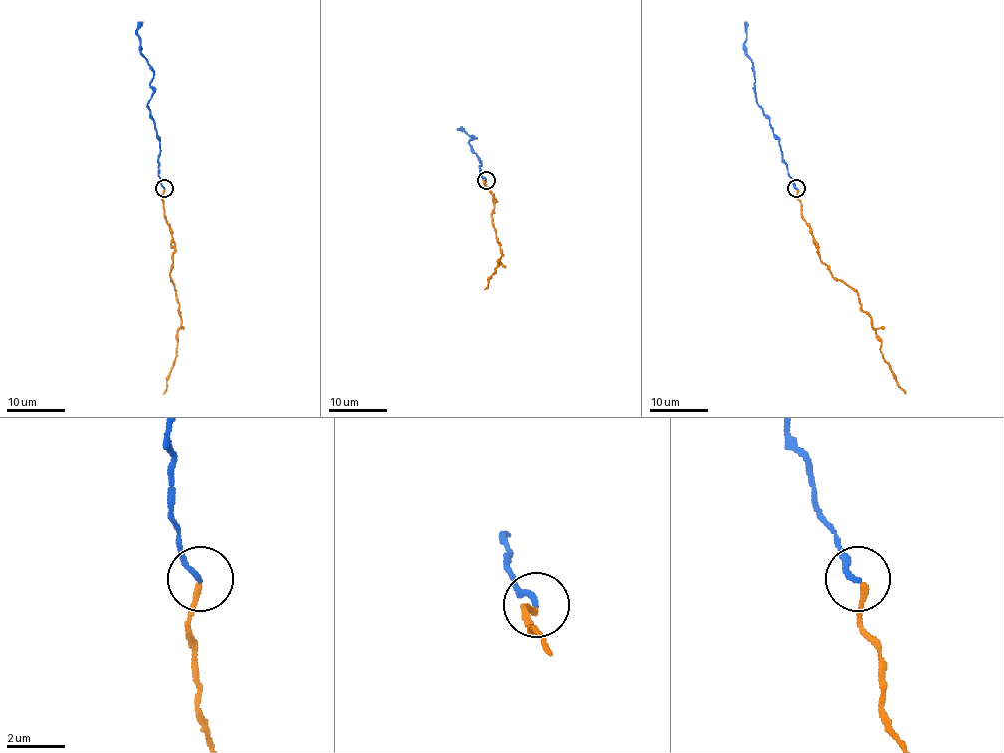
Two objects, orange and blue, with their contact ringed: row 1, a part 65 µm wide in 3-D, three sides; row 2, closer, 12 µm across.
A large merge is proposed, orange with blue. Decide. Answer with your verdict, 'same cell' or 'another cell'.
same cell

